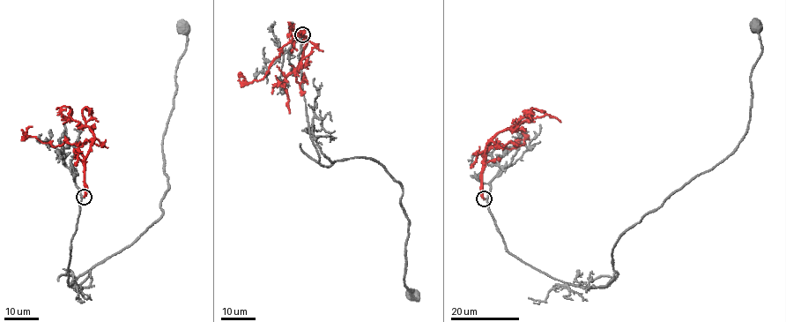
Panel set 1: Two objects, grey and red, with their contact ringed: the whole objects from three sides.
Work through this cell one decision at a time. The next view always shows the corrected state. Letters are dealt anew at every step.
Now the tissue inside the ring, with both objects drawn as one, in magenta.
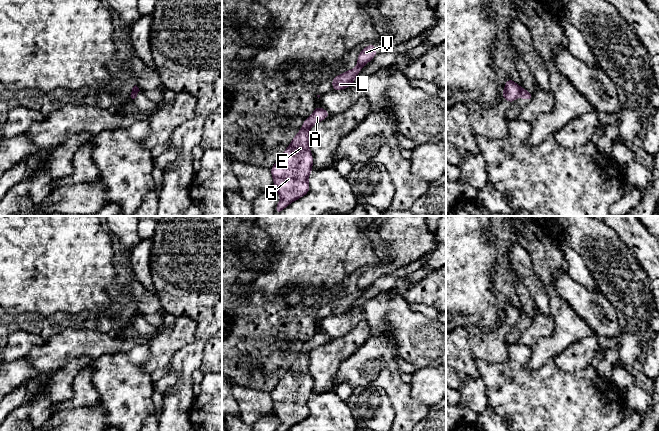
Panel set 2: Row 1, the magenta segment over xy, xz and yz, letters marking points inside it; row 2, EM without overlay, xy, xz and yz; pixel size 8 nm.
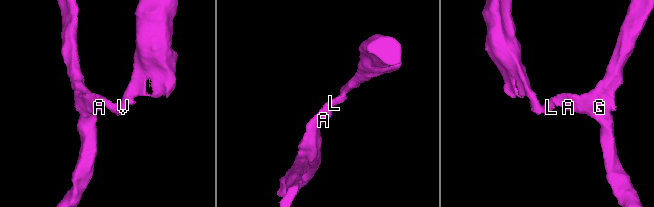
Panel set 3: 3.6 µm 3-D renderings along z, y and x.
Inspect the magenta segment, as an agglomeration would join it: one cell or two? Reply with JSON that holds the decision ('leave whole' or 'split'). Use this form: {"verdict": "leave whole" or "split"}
{"verdict": "split"}

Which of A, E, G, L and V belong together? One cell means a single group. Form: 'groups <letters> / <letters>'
groups A E G L / V

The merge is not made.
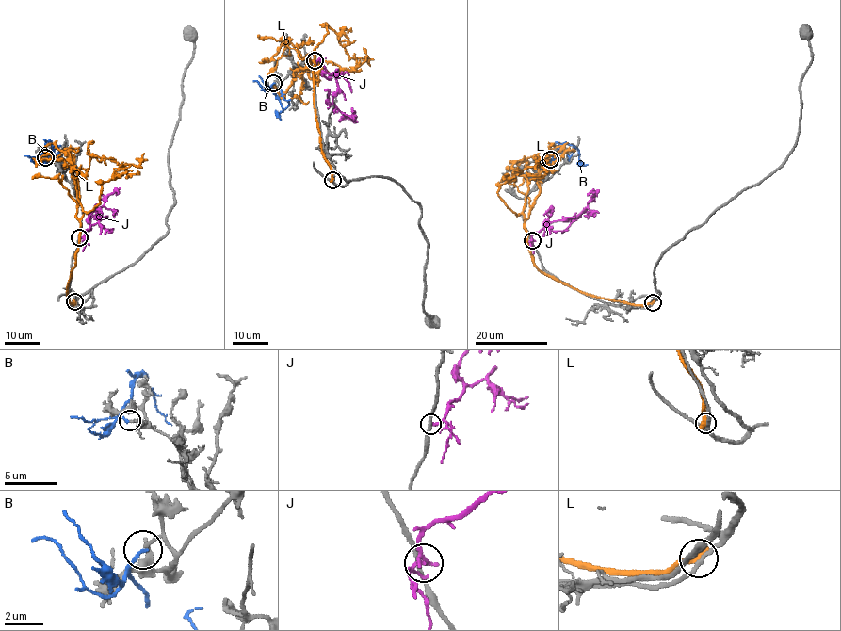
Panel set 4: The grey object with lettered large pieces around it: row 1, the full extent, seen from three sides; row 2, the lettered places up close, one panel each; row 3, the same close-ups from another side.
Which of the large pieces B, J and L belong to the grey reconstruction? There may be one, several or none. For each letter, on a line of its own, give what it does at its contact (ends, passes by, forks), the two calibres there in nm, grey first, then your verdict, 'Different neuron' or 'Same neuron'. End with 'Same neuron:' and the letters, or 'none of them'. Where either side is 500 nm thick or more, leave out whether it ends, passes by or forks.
B: It ends there. Thickness 170 nm (grey) against 180 nm. Different neuron
J: It ends there. Thickness 220 nm (grey) against 260 nm. Different neuron
L: It ends there. Thickness 240 nm (grey) against 440 nm. Different neuron
Same neuron: none of them

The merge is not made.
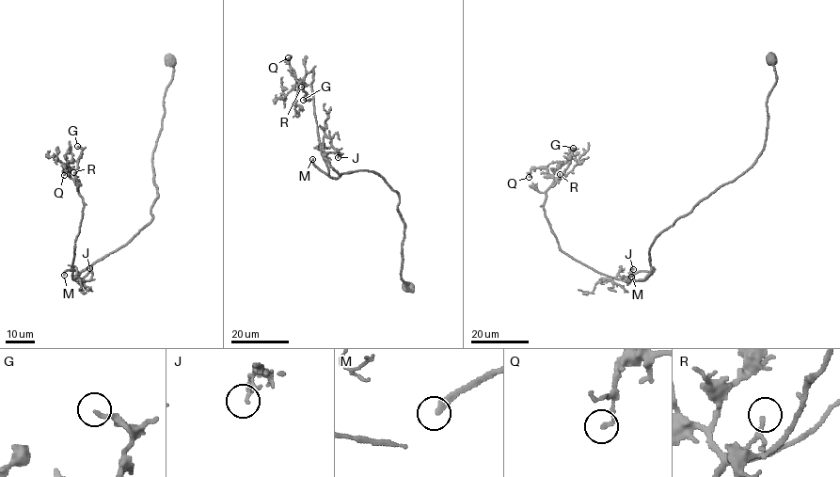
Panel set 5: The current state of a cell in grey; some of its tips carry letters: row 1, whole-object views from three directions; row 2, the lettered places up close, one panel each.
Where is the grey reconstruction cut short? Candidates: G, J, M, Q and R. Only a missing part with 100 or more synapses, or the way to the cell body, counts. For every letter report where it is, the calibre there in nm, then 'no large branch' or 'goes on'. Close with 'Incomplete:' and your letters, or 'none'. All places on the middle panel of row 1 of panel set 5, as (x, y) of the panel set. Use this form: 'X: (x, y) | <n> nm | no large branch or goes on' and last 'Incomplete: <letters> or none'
G: (303, 100) | 140 nm | no large branch
J: (338, 157) | 160 nm | no large branch
M: (312, 159) | 240 nm | goes on
Q: (288, 57) | 160 nm | no large branch
R: (301, 87) | 120 nm | no large branch
Incomplete: M

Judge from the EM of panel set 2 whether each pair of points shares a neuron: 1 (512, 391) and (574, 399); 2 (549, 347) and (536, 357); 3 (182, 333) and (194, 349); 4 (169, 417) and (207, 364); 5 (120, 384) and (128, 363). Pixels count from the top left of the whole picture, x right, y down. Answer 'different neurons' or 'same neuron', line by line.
1: same neuron
2: same neuron
3: different neurons
4: different neurons
5: same neuron

